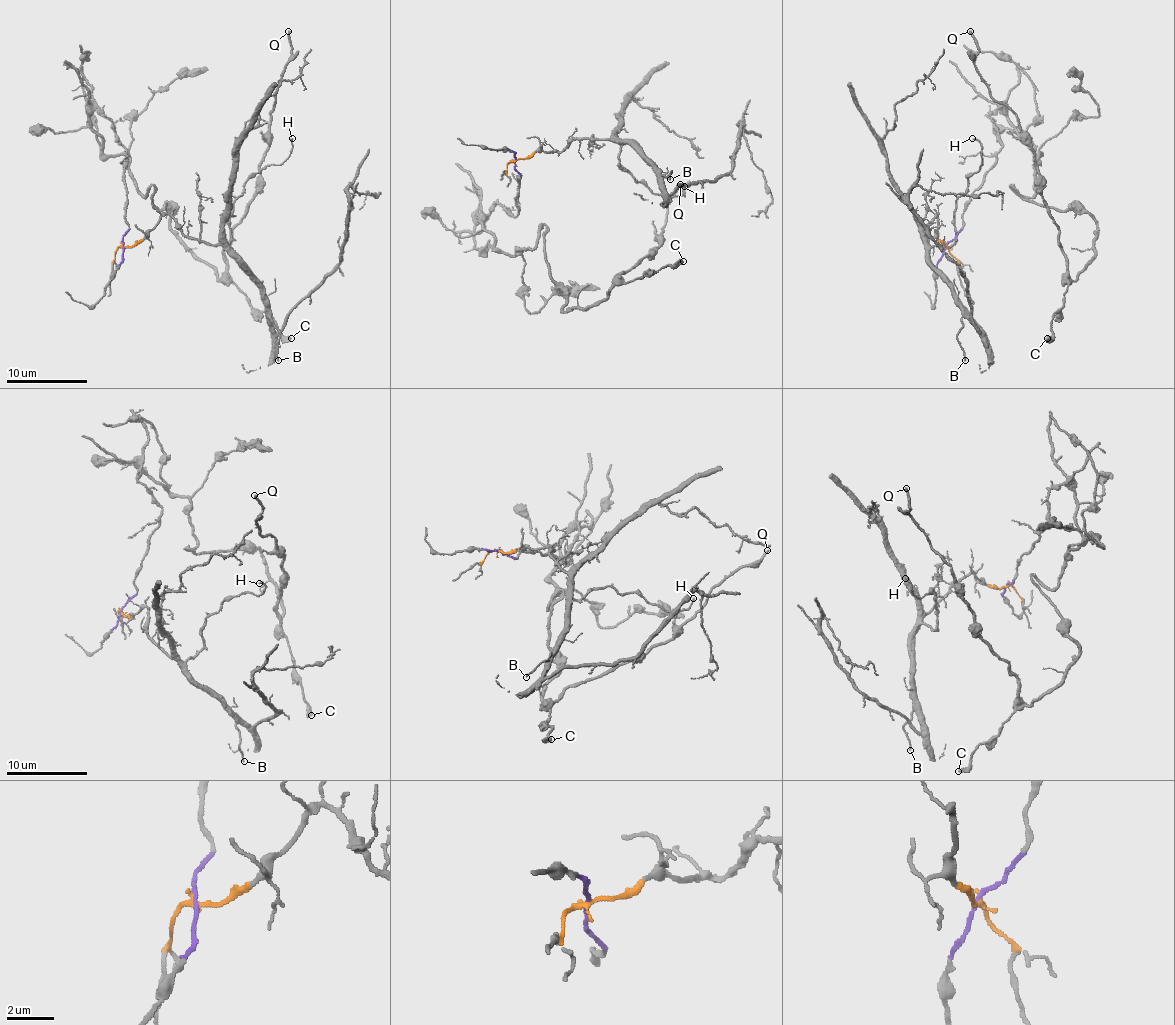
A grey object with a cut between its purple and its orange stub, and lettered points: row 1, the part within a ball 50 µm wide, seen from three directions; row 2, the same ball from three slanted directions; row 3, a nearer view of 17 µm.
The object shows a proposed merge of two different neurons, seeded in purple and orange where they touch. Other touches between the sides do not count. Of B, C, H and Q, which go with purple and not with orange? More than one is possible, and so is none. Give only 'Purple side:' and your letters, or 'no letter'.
Purple side: C, Q

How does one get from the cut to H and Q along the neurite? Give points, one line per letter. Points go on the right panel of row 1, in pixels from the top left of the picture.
H: (946, 246), (938, 214), (925, 234), (931, 246), (956, 240), (954, 210), (982, 165), (982, 145), (972, 139)
Q: (946, 246), (1000, 109), (1040, 155), (1022, 197), (1083, 210), (1095, 256), (1066, 270), (970, 30)

